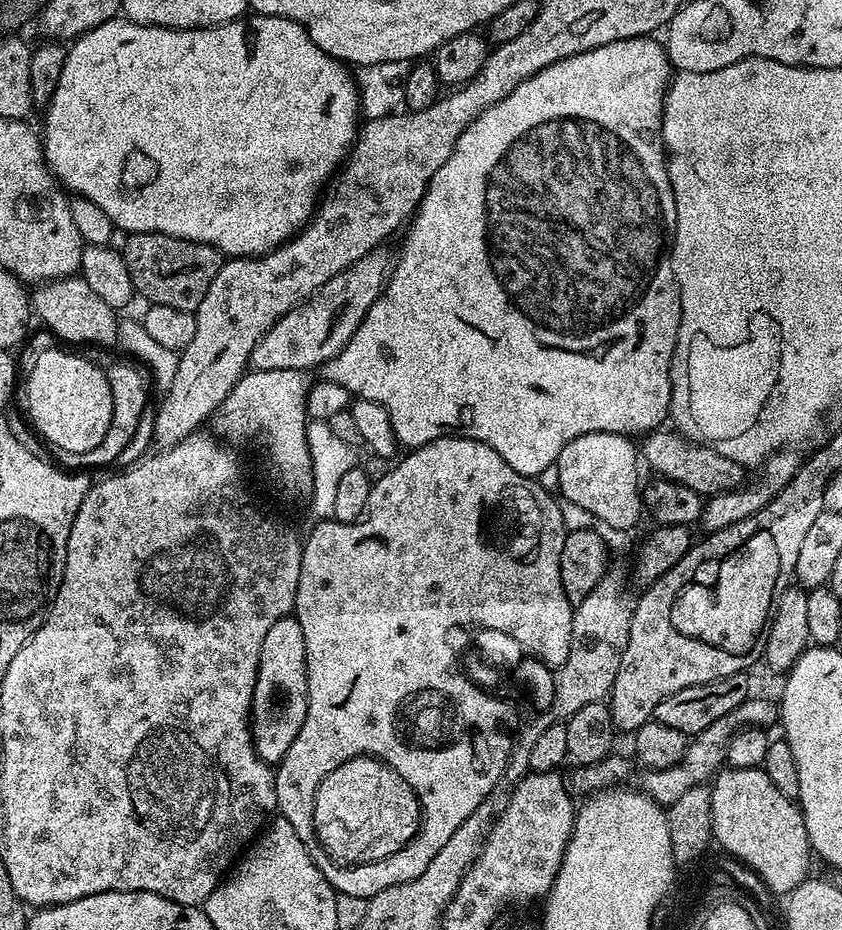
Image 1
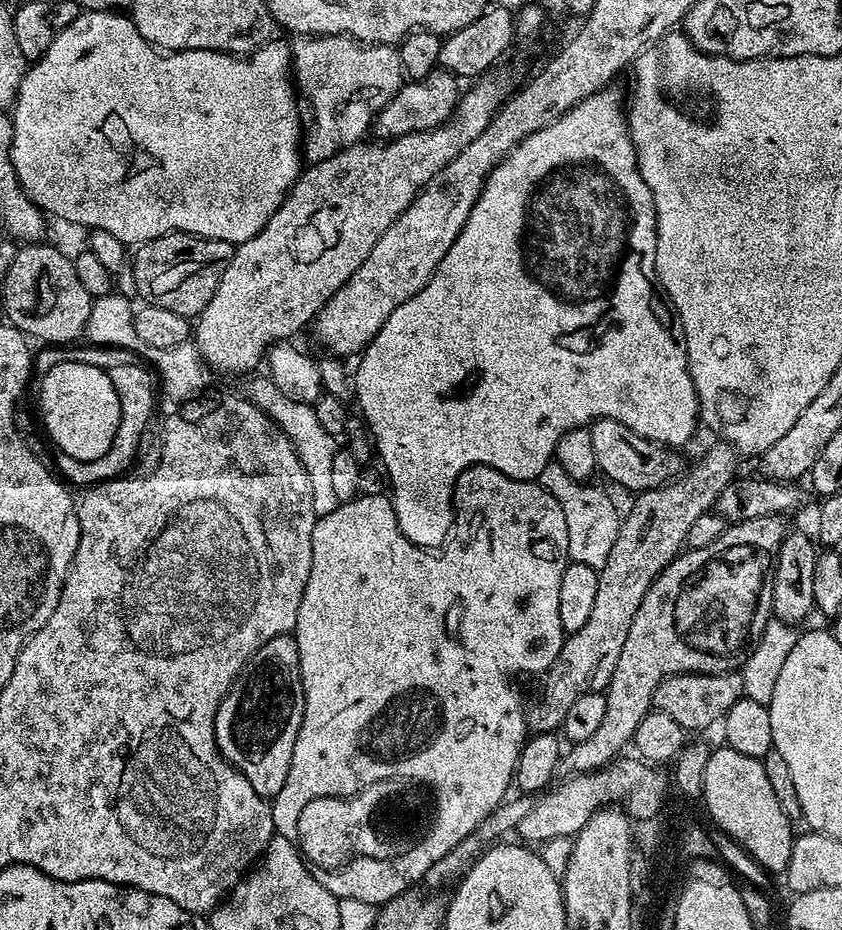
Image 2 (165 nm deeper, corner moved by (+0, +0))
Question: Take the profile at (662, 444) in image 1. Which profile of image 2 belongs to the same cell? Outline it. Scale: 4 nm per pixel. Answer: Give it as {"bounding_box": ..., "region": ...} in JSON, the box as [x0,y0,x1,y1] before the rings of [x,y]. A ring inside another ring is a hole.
{"bounding_box":[588,420,681,494],"region":[[[594,420],[588,428],[590,443],[594,446],[596,467],[605,472],[616,484],[629,488],[632,494],[639,494],[659,488],[669,480],[681,475],[680,452],[666,444],[659,444],[650,438],[642,438],[630,430],[630,426],[622,426],[617,420]]]}

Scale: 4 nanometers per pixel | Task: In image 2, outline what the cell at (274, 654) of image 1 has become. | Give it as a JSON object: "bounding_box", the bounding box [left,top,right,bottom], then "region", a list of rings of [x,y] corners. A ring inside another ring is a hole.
{"bounding_box":[216,635,304,798],"region":[[[295,635],[275,636],[249,658],[221,702],[216,744],[260,796],[271,798],[282,790],[286,774],[290,774],[290,758],[303,717],[304,691]]]}

